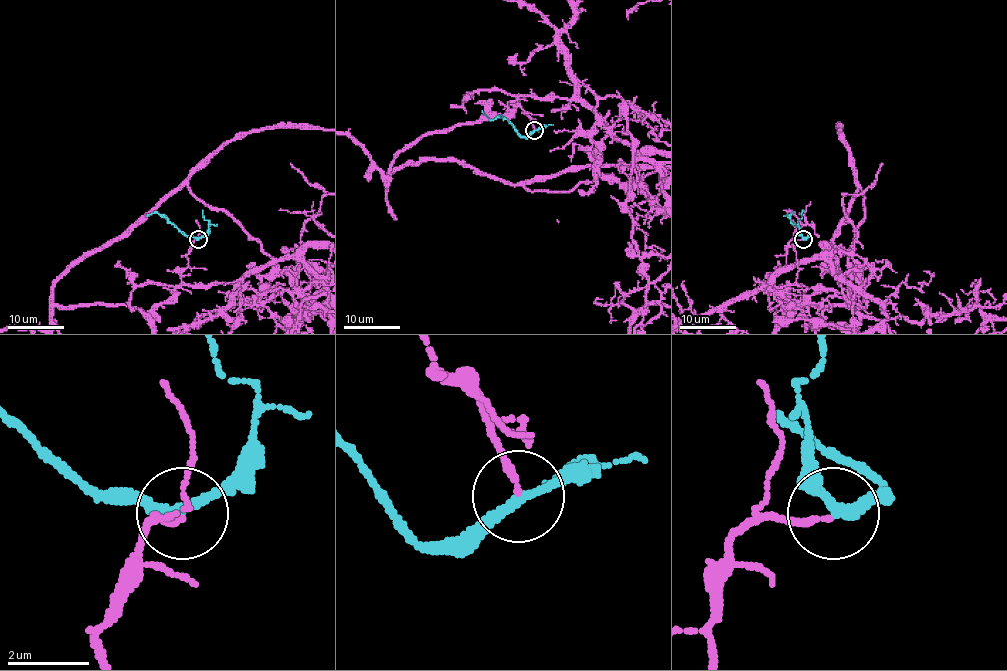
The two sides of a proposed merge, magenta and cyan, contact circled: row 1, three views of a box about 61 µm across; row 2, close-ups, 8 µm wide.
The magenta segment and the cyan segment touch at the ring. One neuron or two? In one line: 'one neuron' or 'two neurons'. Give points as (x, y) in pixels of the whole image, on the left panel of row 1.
one neuron

